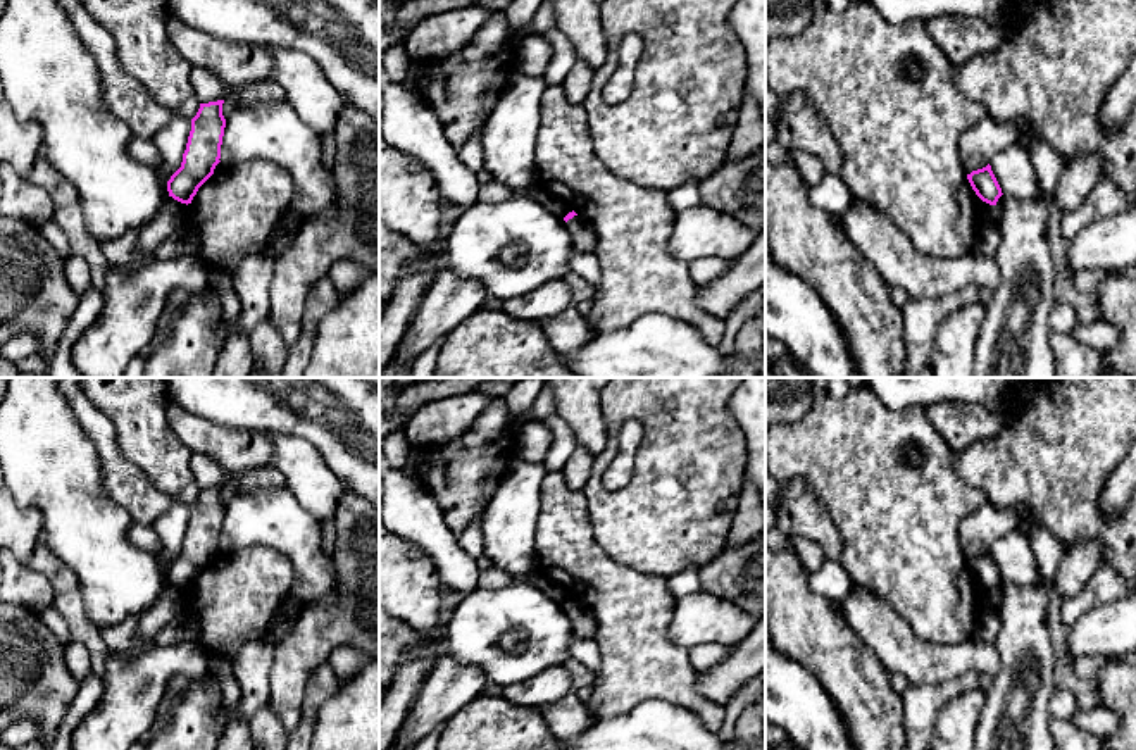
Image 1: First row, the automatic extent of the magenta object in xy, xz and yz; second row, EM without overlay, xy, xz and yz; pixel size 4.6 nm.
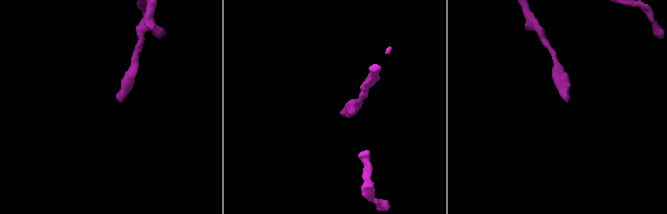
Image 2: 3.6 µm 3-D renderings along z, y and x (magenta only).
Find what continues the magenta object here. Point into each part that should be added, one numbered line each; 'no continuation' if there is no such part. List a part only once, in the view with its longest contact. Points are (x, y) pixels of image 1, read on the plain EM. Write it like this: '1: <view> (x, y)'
no continuation

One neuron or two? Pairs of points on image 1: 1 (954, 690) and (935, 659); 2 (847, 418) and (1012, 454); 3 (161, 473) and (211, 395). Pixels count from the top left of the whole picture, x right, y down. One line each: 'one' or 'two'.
1: two
2: two
3: two

